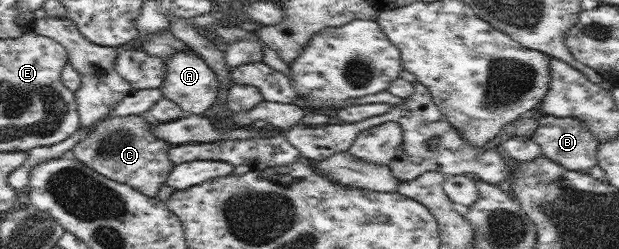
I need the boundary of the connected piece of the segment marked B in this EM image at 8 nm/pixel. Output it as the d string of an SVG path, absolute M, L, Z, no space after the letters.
M545 115L539 118L538 126L531 138L541 147L543 155L569 170L589 170L589 168L598 165L599 142L578 118Z

